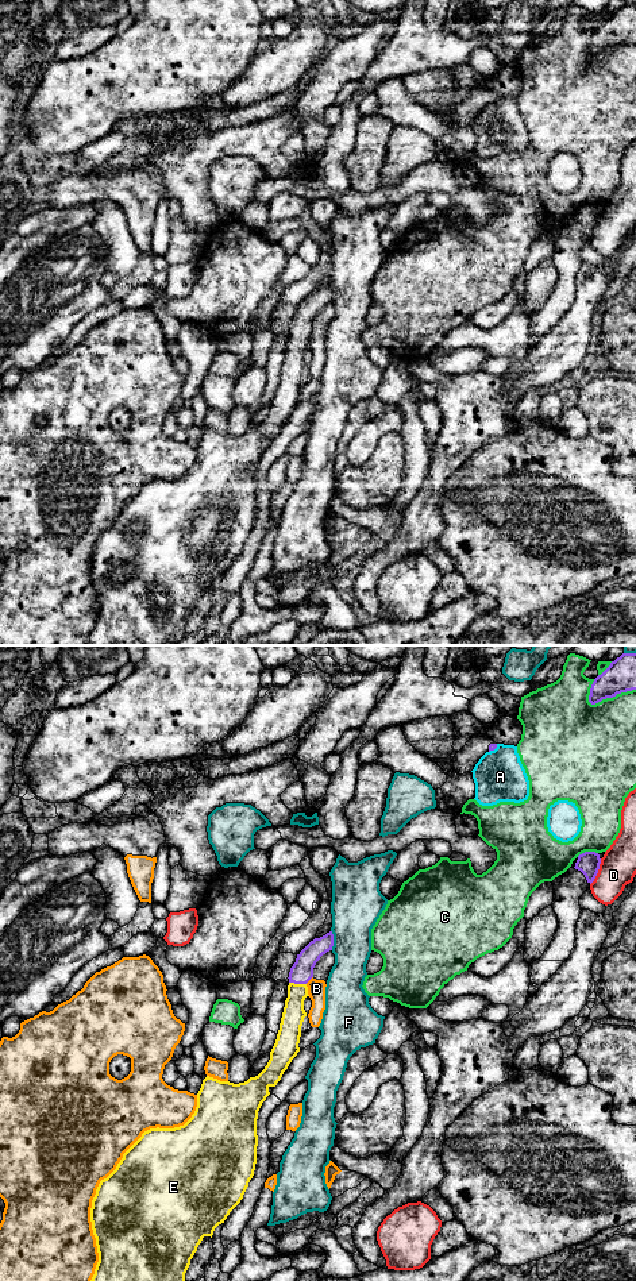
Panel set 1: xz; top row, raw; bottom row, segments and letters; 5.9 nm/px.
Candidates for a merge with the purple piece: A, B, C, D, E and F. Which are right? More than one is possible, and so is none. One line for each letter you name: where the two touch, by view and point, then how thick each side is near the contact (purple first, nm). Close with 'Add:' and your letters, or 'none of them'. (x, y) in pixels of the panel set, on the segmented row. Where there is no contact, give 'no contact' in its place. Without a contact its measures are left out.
E: meets purple in xz at (297, 983); 140 nm thick on the purple side, 130 nm on the other
Add: E

